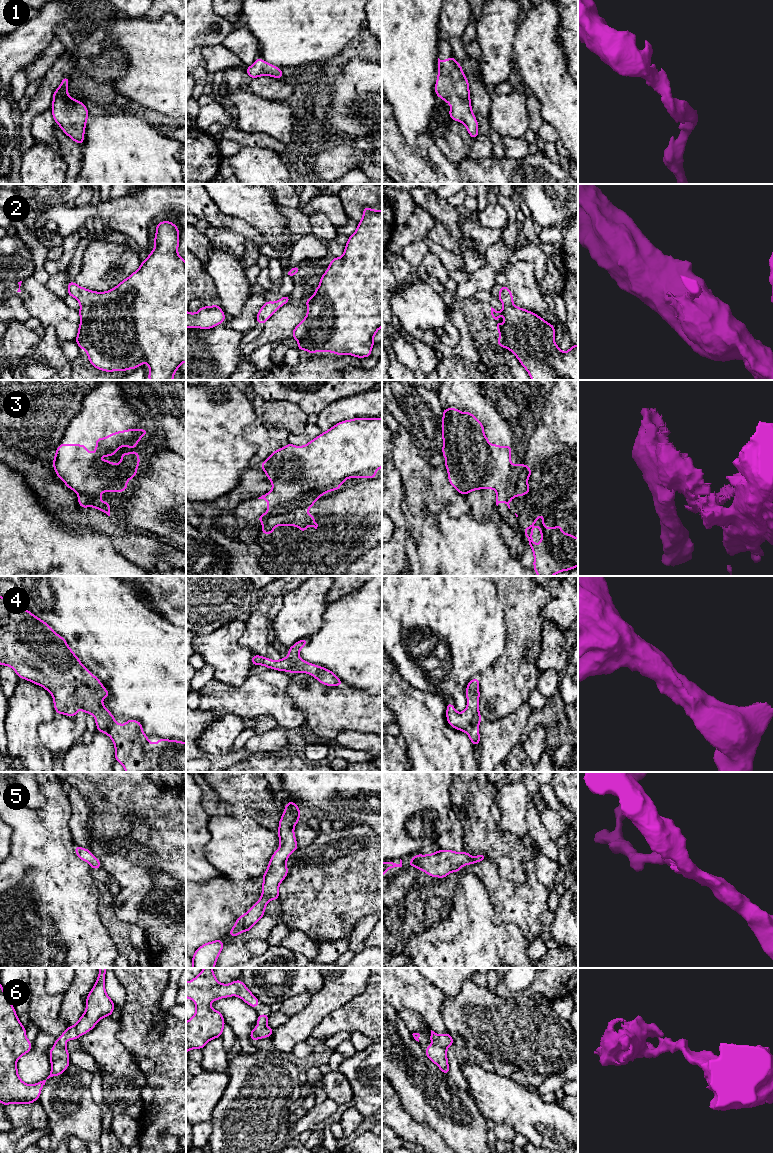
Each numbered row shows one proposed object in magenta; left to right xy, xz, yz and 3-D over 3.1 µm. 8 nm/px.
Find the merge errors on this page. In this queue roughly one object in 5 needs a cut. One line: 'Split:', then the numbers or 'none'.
Split: 3

